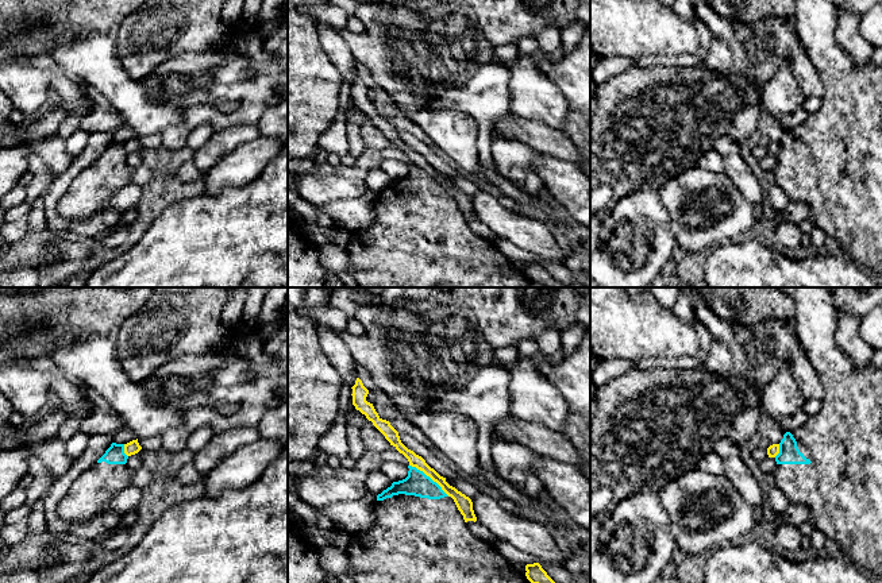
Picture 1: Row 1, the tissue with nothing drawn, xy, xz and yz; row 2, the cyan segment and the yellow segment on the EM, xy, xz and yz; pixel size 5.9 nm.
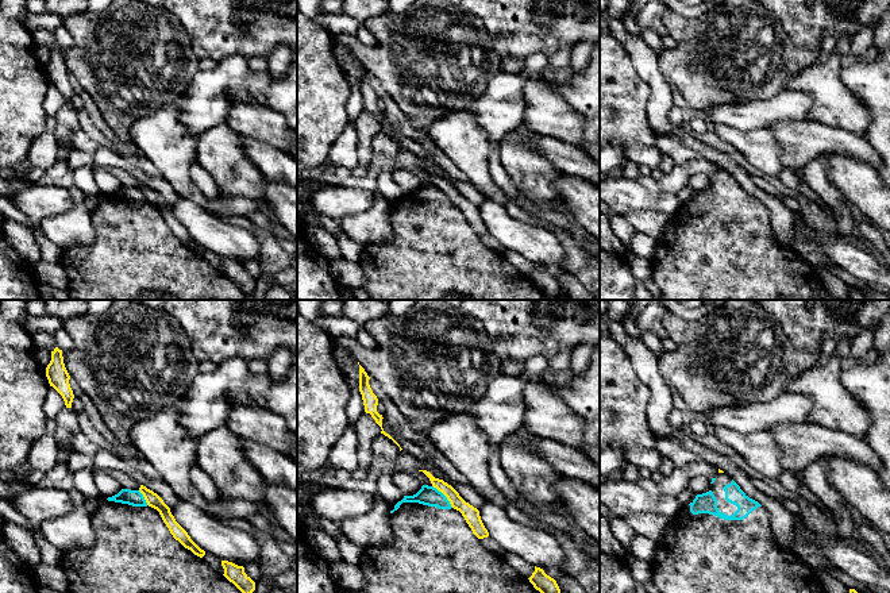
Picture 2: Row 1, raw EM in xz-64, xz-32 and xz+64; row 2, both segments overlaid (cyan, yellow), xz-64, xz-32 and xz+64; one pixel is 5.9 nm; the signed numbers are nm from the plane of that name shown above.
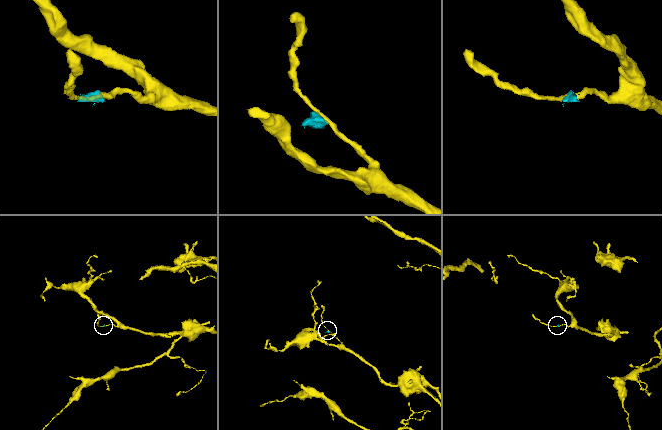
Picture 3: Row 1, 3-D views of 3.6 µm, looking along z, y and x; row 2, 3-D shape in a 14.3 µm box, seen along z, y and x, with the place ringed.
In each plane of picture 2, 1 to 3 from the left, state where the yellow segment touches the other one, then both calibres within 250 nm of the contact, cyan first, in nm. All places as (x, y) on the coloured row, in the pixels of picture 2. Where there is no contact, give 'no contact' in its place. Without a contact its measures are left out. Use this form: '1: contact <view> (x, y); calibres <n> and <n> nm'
1: contact xz-64 (143, 497); calibres 100 and 90 nm
2: contact xz-32 (444, 496); calibres 120 and 100 nm
3: no contact

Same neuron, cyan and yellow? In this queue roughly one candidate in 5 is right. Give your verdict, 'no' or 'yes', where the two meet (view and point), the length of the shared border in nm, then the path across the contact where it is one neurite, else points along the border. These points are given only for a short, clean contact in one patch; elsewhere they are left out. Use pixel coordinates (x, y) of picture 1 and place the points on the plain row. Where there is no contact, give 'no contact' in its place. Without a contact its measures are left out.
no | xz (428, 174) | 300 nm | along xz (409, 162), (422, 168), (449, 193)

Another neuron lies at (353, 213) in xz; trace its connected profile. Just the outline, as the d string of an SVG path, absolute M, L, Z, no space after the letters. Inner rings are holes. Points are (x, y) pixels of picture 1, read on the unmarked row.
M367 189L358 198L330 201L321 205L321 209L336 225L351 232L365 228L375 220L375 201L377 192Z

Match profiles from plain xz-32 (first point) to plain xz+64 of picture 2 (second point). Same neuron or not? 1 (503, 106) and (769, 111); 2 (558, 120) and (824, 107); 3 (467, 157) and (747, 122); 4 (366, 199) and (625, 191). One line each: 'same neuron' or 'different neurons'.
1: same neuron
2: same neuron
3: different neurons
4: same neuron

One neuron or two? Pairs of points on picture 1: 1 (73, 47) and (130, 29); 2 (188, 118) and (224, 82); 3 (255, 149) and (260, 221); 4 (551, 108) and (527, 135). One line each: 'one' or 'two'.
1: two
2: one
3: two
4: two

